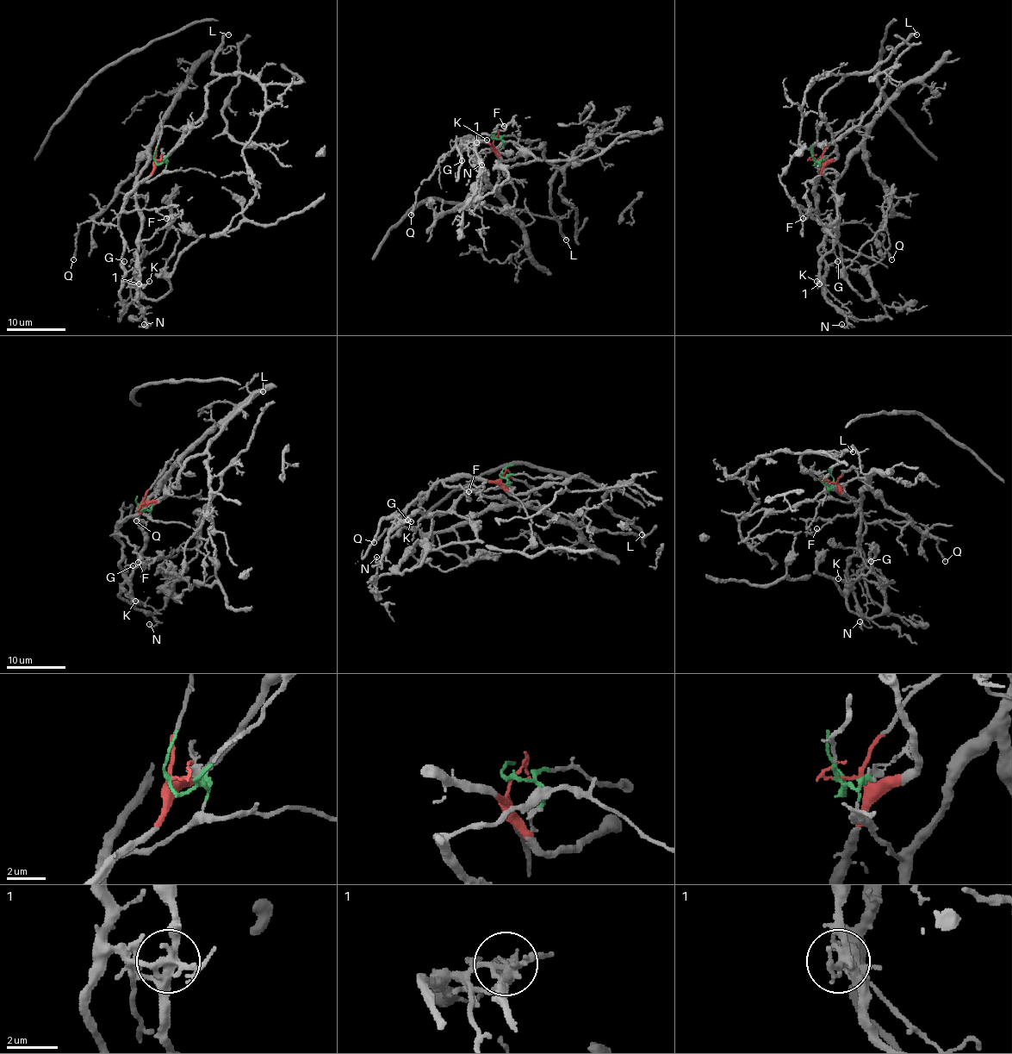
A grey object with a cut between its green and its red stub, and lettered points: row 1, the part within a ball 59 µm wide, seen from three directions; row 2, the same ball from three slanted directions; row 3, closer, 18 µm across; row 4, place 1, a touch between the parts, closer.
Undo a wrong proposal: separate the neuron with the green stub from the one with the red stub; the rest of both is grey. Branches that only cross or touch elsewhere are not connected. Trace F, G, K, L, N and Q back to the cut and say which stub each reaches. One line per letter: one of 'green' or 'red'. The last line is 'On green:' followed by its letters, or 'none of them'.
F: red
G: red
K: red
L: red
N: green
Q: red
On green: N

